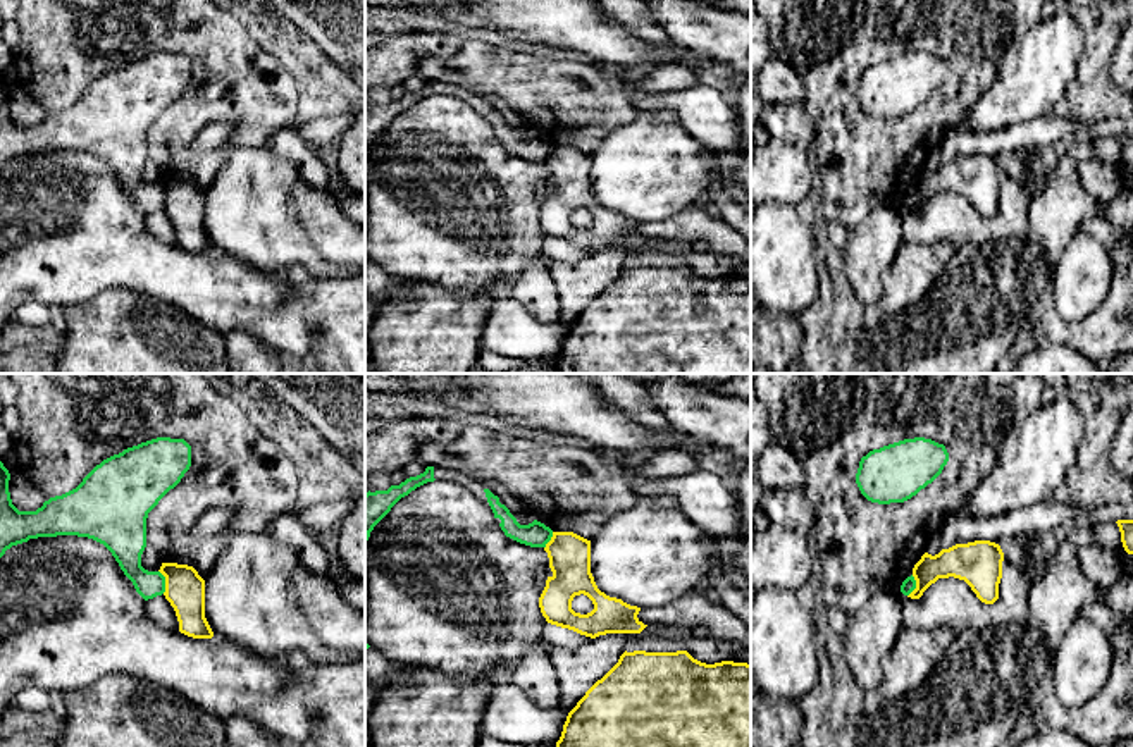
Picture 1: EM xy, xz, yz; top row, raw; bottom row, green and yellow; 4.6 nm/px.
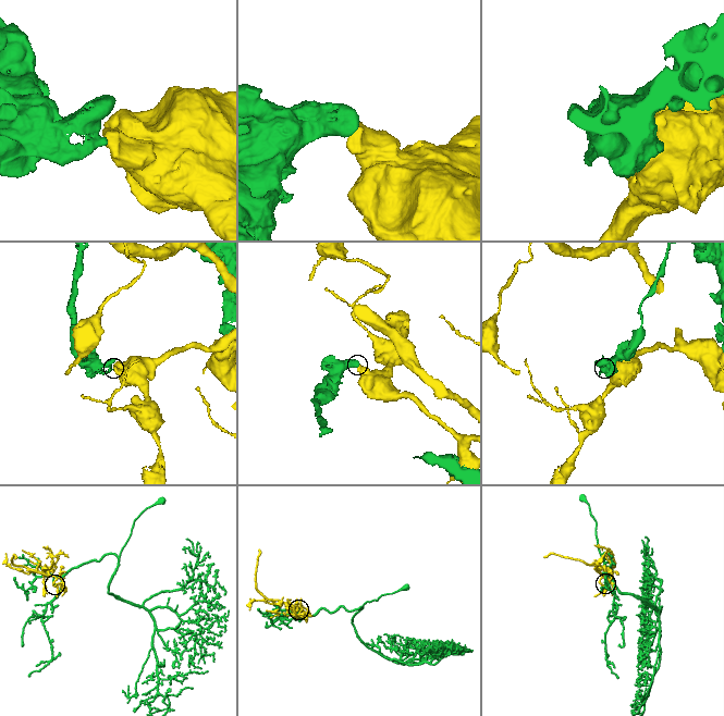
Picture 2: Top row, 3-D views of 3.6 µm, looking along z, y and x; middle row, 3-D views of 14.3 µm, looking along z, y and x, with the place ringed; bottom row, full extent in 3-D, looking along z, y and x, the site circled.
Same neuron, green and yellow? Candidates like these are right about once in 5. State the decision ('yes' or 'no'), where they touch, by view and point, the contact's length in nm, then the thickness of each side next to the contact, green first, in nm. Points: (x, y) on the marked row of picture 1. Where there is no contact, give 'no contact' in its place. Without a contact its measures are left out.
no; meets green in xy at (164, 582); contact 110 nm long; 160 nm thick on the green side, 190 nm on the other

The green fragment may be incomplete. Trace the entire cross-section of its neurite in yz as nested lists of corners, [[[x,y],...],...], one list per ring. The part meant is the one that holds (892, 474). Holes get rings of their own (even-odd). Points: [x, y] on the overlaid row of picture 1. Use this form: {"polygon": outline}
{"polygon": [[[925,437],[904,439],[863,456],[856,484],[871,503],[904,503],[932,484],[947,461],[944,444]]]}

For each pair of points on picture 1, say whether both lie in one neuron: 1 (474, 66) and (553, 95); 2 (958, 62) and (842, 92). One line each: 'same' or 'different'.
1: same
2: same

